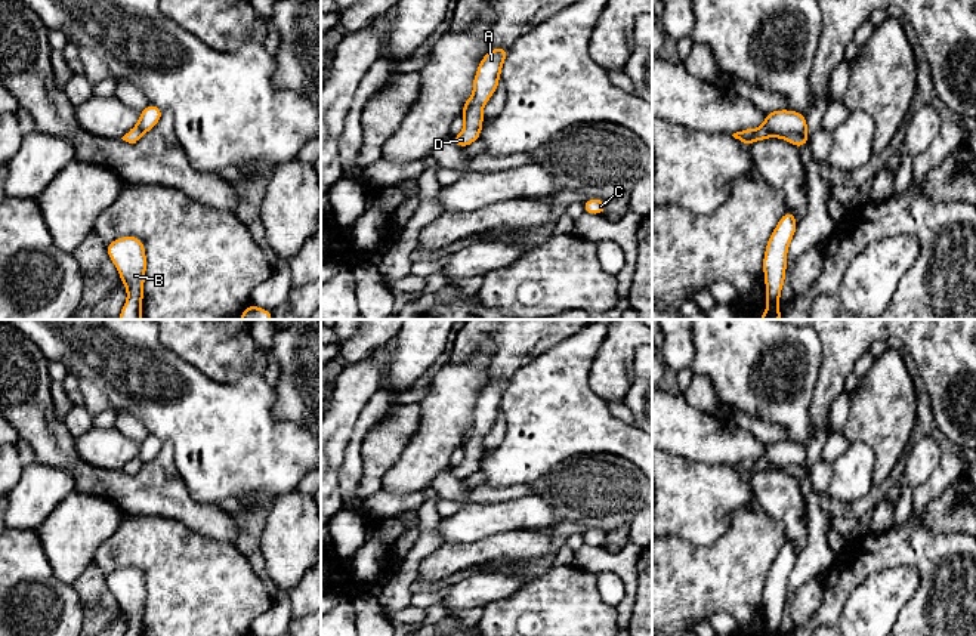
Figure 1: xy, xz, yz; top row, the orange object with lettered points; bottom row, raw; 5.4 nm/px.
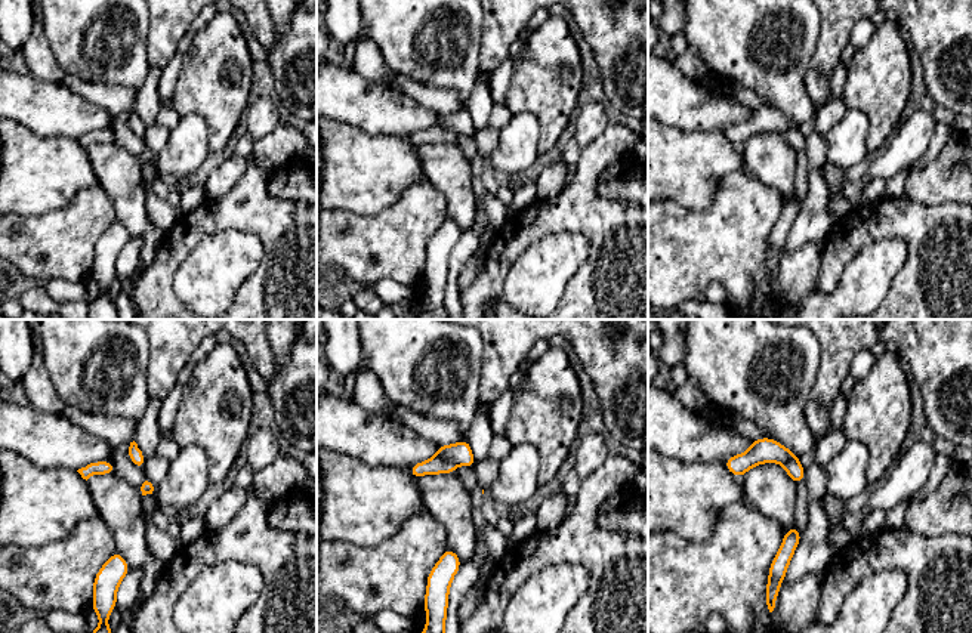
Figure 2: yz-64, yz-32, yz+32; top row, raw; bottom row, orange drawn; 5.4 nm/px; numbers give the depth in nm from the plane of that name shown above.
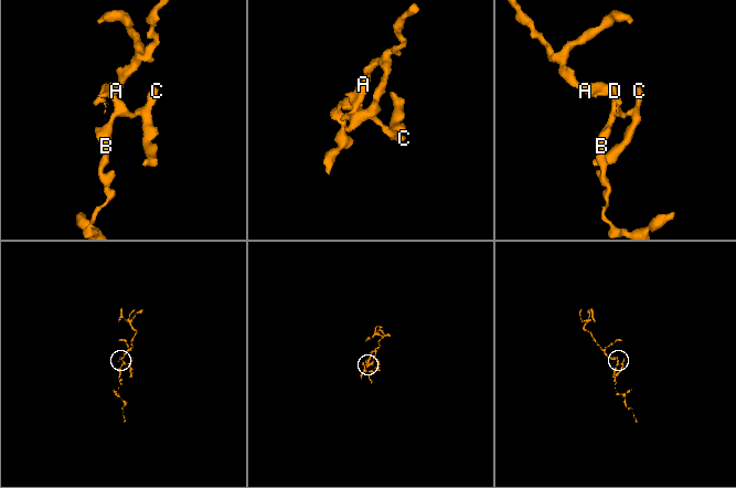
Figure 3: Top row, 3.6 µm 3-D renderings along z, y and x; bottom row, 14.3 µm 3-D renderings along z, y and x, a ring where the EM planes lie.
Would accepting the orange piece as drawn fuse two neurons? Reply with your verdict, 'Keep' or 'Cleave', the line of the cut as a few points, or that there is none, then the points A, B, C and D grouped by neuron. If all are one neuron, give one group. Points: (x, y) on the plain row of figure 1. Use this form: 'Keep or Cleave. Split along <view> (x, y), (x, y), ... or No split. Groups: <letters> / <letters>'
Cleave. Split along yz (762, 457), (777, 465), (802, 463), (805, 466). Groups: A D / B C

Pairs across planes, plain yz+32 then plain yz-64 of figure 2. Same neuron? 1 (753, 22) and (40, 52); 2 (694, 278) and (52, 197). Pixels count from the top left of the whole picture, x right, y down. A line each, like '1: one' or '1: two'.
1: two
2: two

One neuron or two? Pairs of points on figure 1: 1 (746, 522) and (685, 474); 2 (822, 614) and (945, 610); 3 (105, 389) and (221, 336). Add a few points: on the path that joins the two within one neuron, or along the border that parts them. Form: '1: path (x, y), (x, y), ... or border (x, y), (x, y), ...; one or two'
1: border (754, 505), (740, 508), (728, 528), (714, 542); two
2: path (851, 576), (870, 556), (914, 556), (929, 571); one
3: border (158, 335), (167, 348), (206, 376); two

